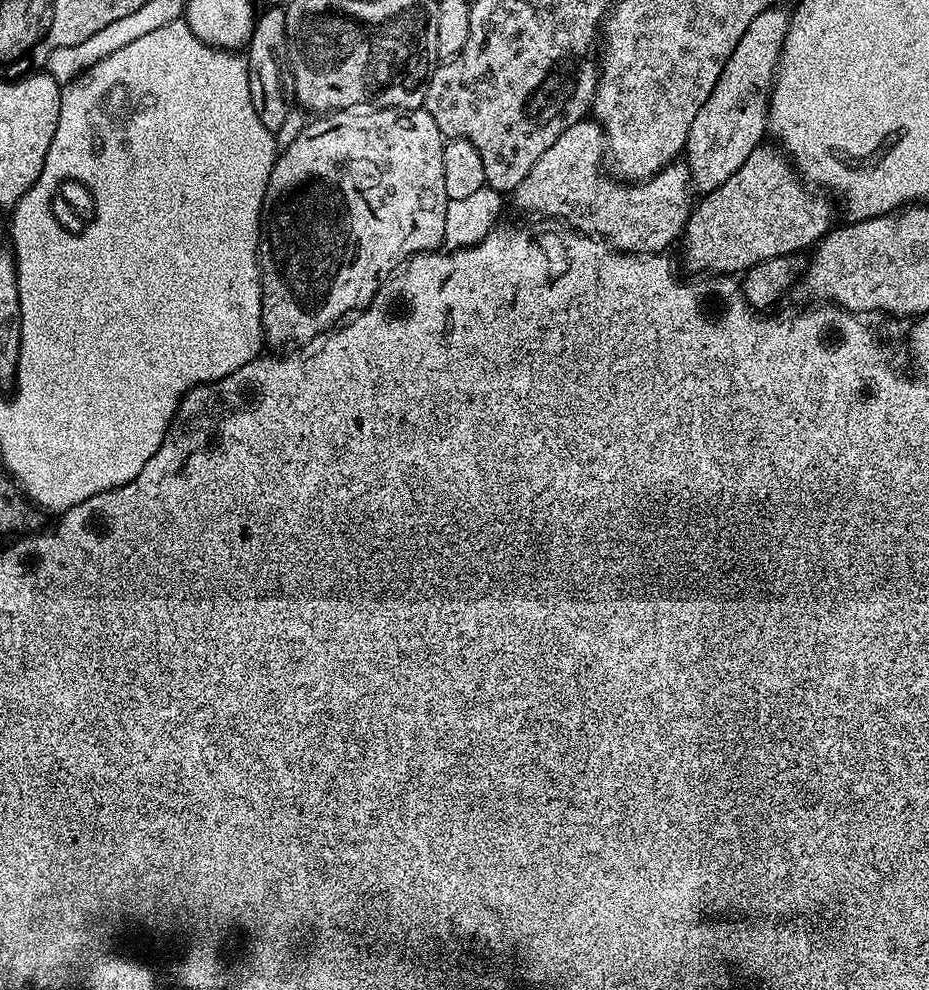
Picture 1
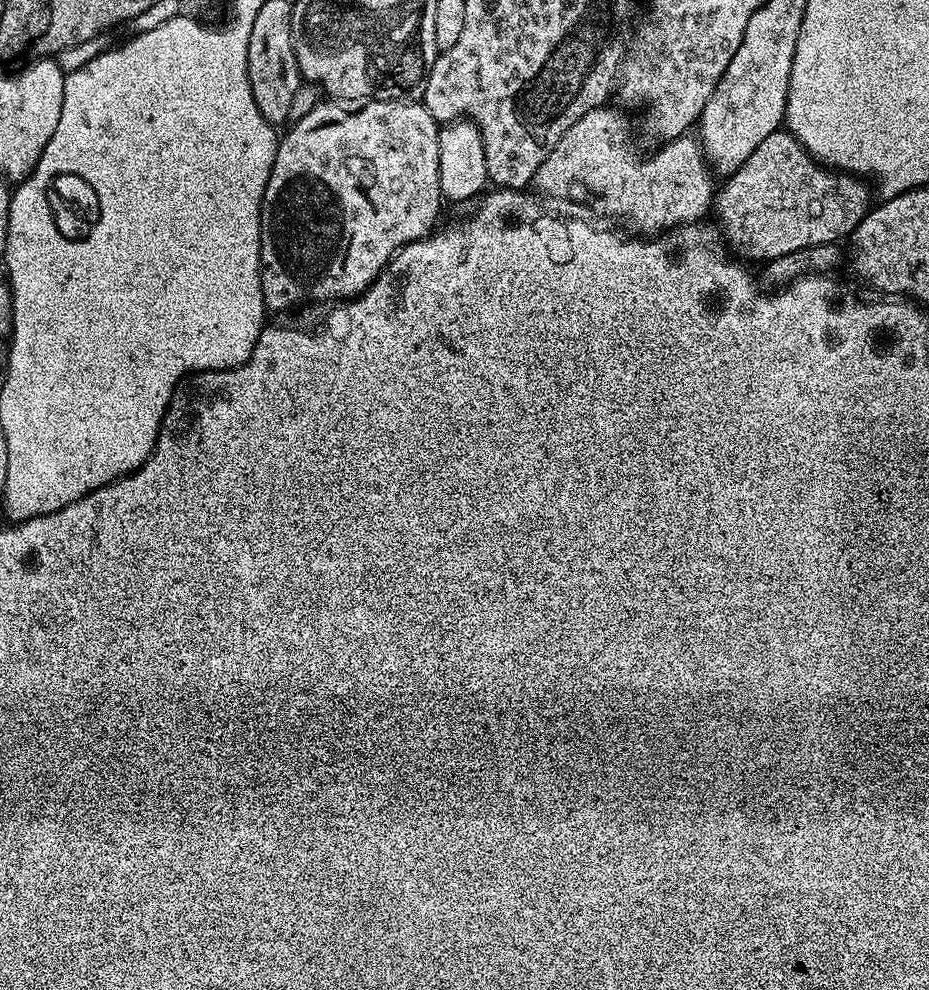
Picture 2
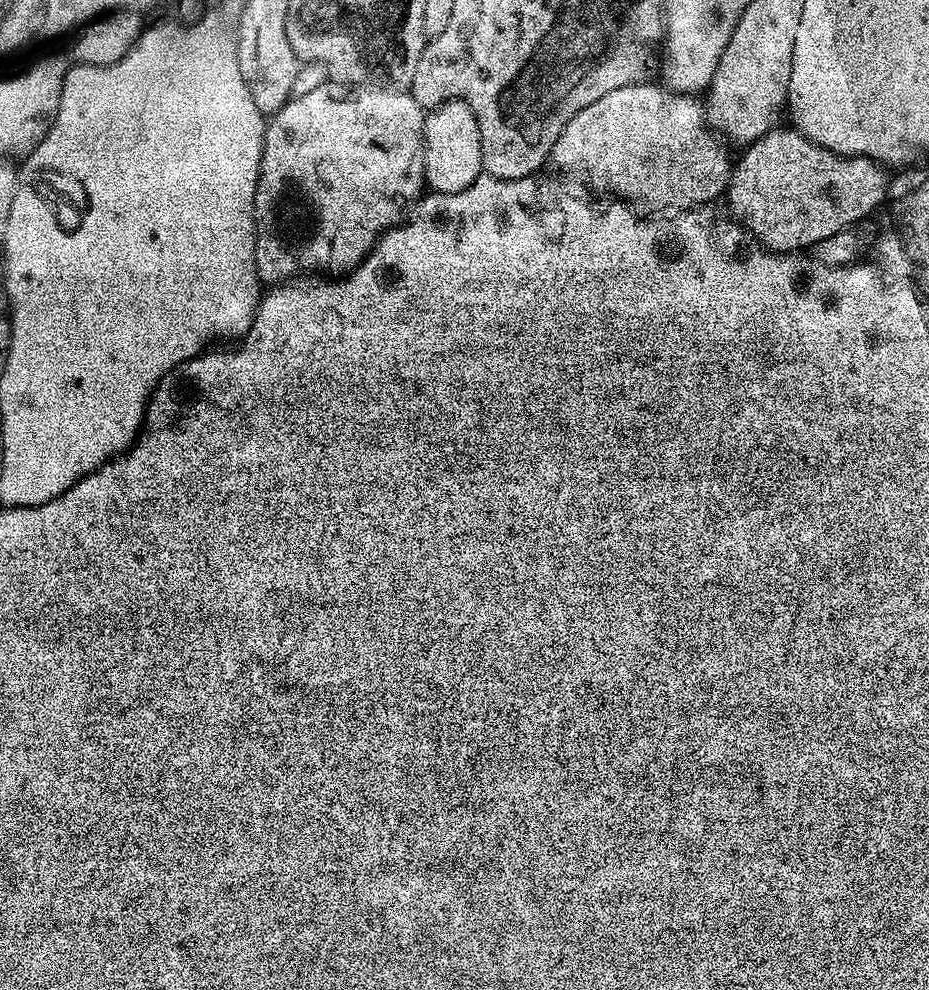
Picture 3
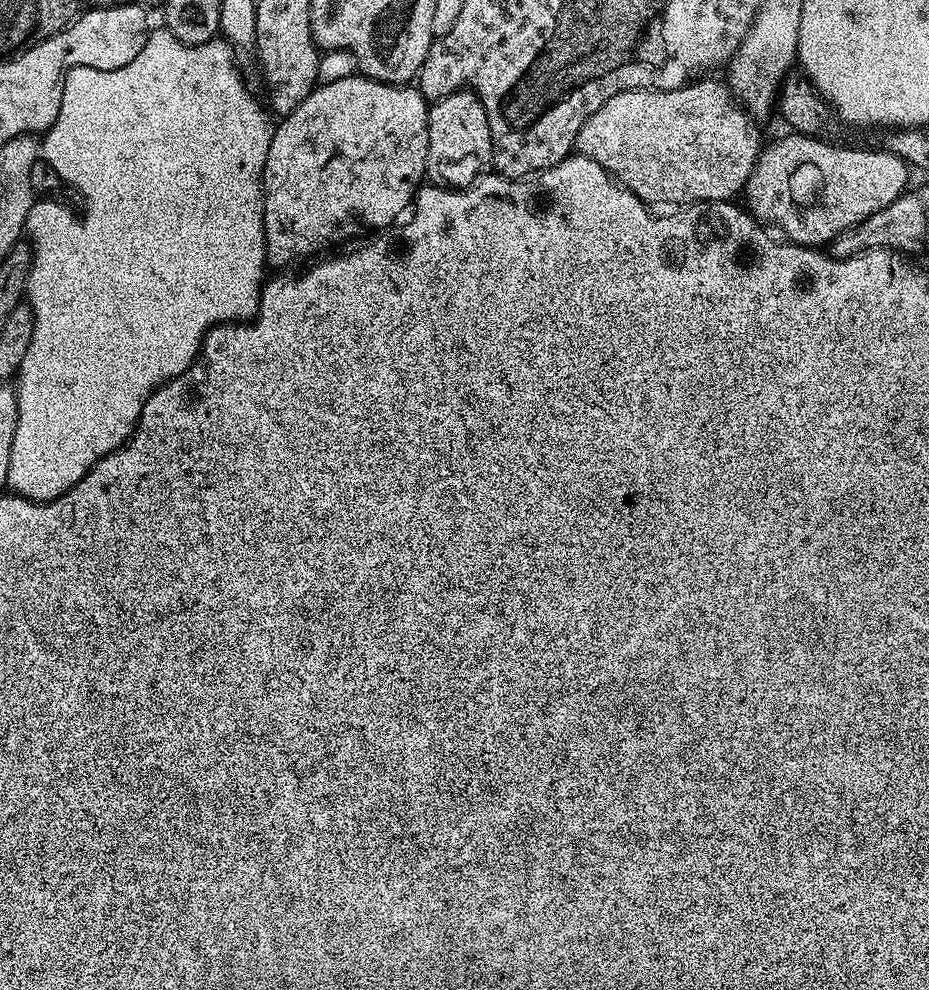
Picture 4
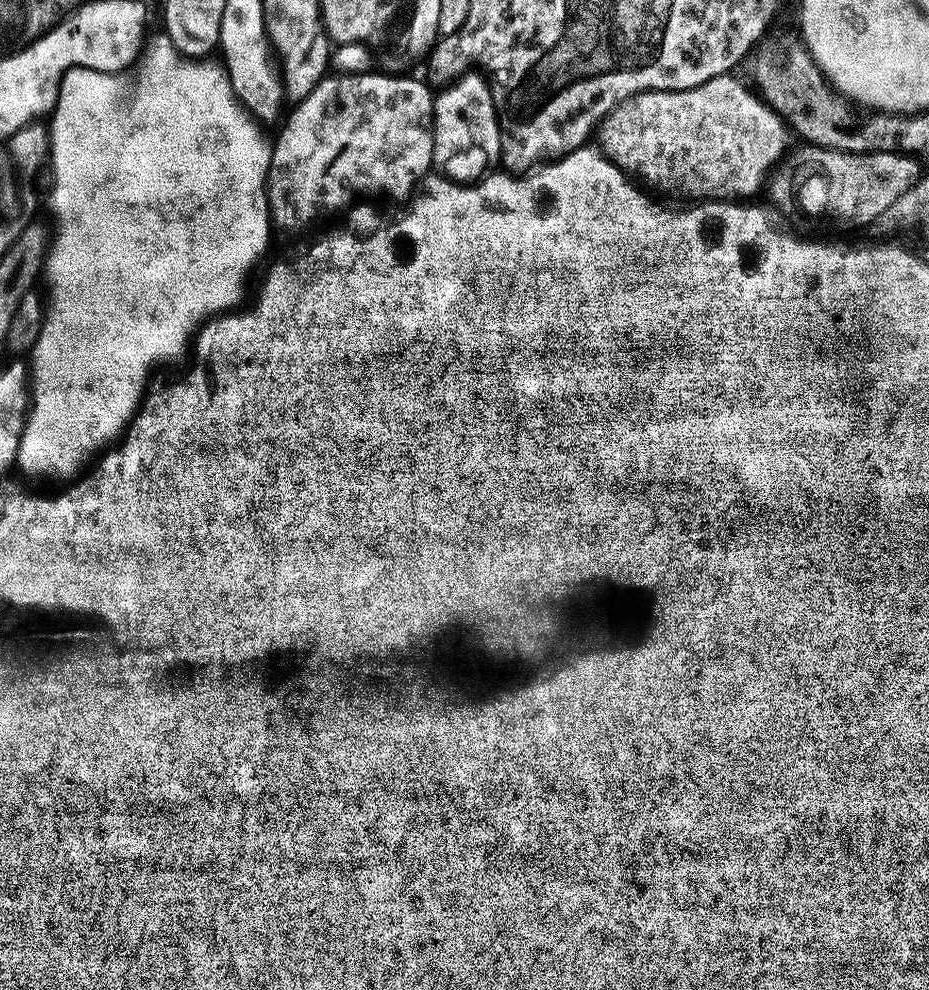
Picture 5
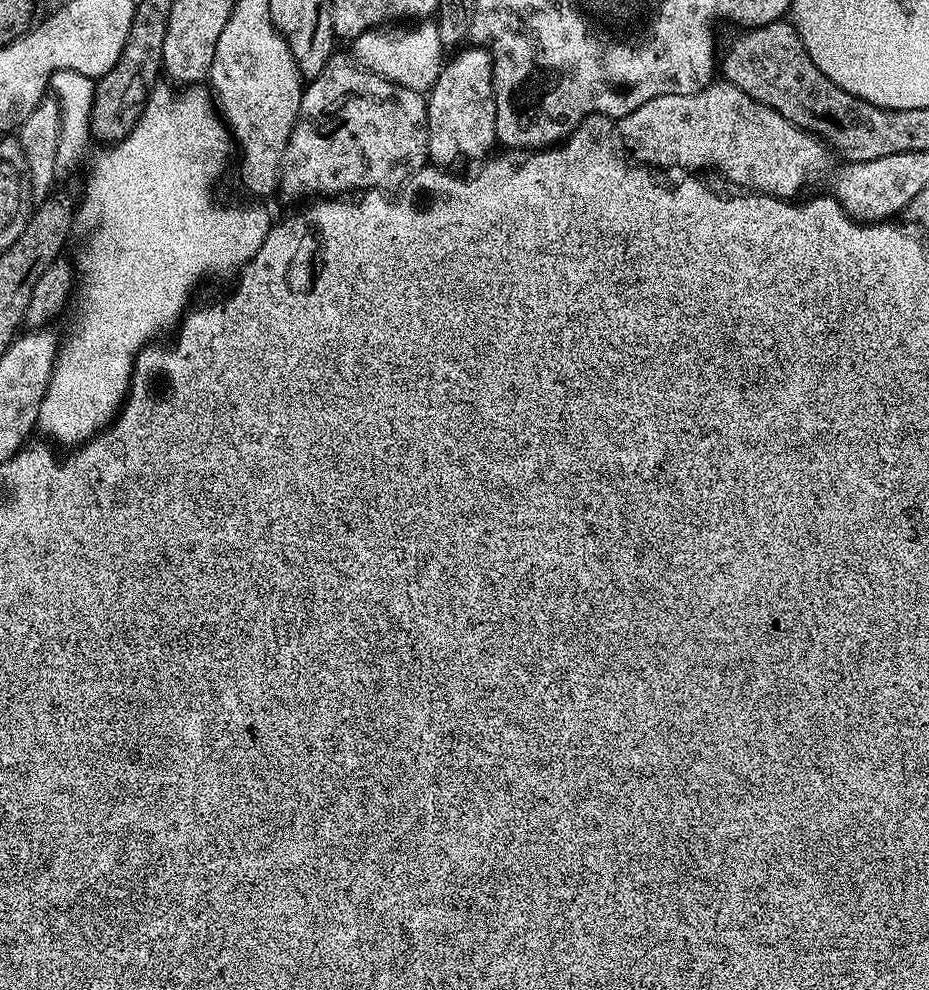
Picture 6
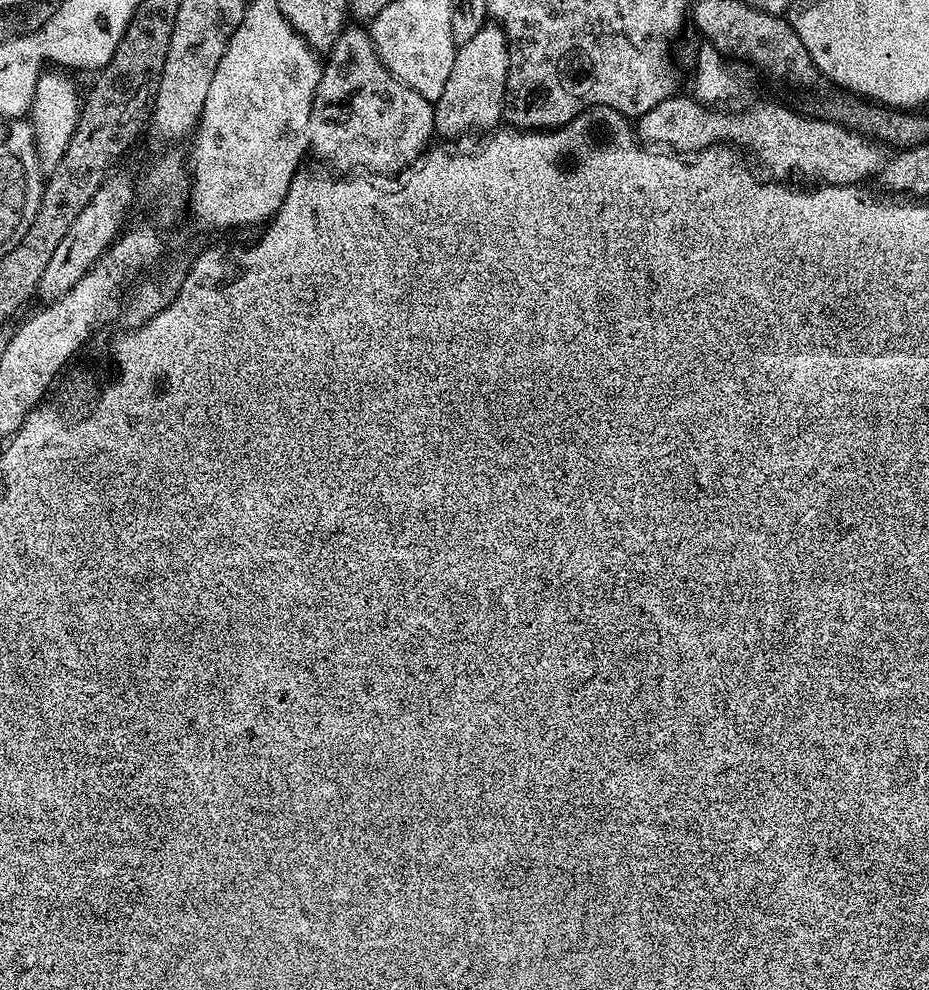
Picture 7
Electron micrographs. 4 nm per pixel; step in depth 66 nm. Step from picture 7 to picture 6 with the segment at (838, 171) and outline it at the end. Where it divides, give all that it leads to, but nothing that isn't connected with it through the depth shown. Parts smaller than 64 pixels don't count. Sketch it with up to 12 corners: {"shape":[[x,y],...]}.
{"shape":[[727,82],[619,117],[644,164],[717,168],[834,160],[815,133]]}

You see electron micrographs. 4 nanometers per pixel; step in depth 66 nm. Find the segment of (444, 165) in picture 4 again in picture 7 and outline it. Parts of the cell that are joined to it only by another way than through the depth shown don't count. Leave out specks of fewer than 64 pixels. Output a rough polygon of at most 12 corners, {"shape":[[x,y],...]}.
{"shape":[[485,23],[456,49],[434,103],[436,132],[495,129],[507,36]]}

